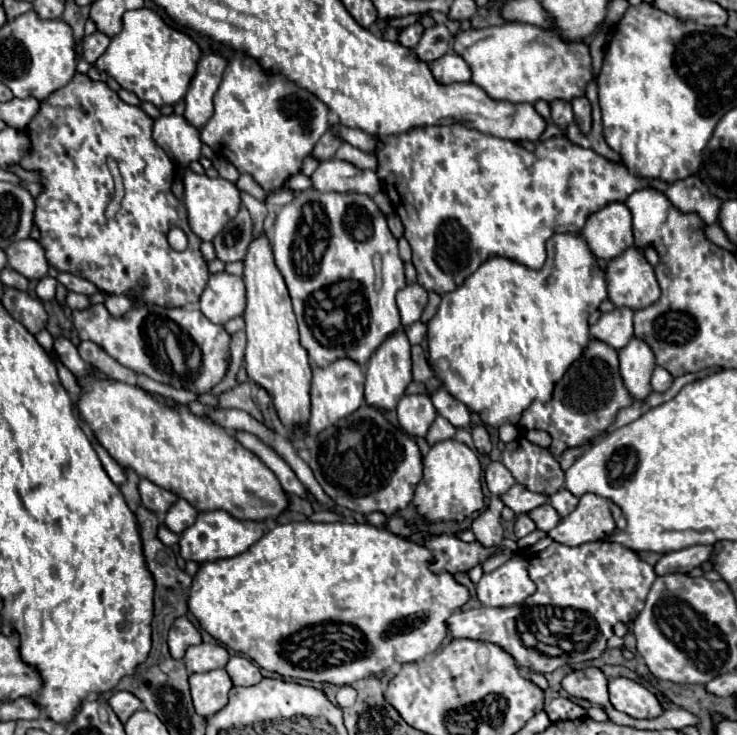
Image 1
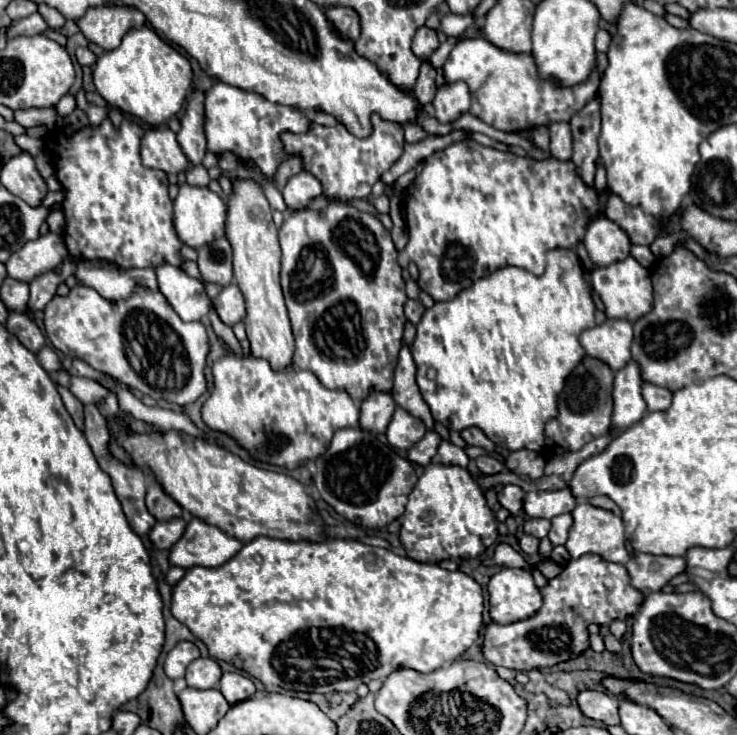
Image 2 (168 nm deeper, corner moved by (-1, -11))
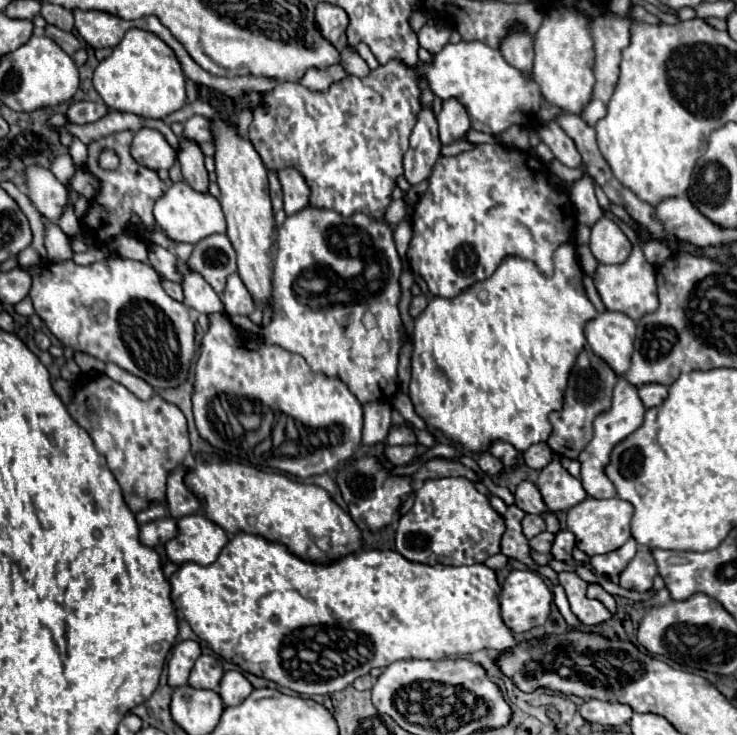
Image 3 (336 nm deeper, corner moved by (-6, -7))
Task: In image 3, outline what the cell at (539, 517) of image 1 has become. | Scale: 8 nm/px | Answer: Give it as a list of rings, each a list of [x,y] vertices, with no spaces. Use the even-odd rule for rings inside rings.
[[[525,515],[523,517],[523,535],[527,539],[535,537],[541,531],[545,531],[545,521],[541,515]]]

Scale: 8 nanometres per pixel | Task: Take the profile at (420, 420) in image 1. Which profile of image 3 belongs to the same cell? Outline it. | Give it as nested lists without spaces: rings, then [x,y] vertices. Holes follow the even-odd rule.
[[[399,423],[387,435],[387,443],[389,445],[411,445],[415,441],[417,441],[417,435],[415,435],[415,431],[407,423]]]

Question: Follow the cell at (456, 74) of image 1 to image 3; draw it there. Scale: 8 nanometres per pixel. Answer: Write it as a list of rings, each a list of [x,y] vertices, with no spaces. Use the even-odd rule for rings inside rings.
[[[447,99],[441,105],[441,111],[437,115],[437,123],[439,123],[439,137],[443,145],[449,145],[457,139],[461,139],[467,129],[469,129],[469,113],[463,107],[463,103],[459,103],[459,99]]]

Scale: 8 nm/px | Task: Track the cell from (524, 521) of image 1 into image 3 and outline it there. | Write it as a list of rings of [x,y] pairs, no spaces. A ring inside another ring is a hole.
[[[543,531],[543,533],[535,535],[535,537],[529,541],[529,547],[535,549],[535,551],[539,551],[539,553],[549,553],[549,551],[551,551],[551,543],[553,543],[553,539],[555,539],[553,533]]]

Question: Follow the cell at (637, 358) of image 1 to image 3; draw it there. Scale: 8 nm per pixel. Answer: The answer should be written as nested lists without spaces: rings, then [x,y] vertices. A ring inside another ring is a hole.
[[[625,375],[619,377],[617,385],[613,389],[613,405],[611,405],[611,409],[595,419],[595,435],[593,435],[589,445],[579,455],[579,461],[581,461],[581,483],[583,483],[583,489],[587,491],[589,497],[595,497],[595,499],[617,497],[613,483],[603,473],[603,467],[607,465],[609,453],[613,451],[613,447],[621,439],[631,435],[631,431],[635,431],[635,427],[639,427],[639,423],[643,423],[643,415],[645,415],[645,407],[643,407],[643,401],[639,399],[637,387],[627,383]]]

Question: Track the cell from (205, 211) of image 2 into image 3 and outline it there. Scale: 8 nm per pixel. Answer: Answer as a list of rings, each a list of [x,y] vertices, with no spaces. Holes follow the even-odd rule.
[[[187,181],[173,183],[165,191],[165,195],[155,203],[153,215],[155,215],[155,221],[161,227],[161,231],[177,243],[193,243],[195,245],[213,233],[225,233],[225,217],[221,213],[219,201],[209,191],[207,193],[195,191]]]

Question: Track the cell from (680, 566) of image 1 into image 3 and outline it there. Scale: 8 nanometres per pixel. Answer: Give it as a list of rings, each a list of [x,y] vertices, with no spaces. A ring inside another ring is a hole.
[[[641,547],[637,555],[629,561],[629,565],[623,569],[619,585],[625,589],[635,589],[635,591],[647,591],[653,587],[653,579],[657,575],[655,559],[651,555],[651,549]]]

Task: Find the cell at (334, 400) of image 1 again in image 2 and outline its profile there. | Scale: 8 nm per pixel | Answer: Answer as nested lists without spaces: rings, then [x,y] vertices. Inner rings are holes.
[[[226,355],[212,363],[212,389],[200,413],[208,429],[236,439],[252,459],[296,469],[304,461],[314,461],[322,455],[334,431],[344,427],[354,429],[360,409],[346,391],[322,387],[310,371],[294,369],[294,365],[274,371],[270,363],[260,357]]]

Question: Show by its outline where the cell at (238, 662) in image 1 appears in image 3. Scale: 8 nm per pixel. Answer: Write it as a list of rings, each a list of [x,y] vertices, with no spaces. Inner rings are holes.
[[[227,671],[221,679],[219,695],[225,705],[239,705],[253,691],[253,685],[239,671]]]

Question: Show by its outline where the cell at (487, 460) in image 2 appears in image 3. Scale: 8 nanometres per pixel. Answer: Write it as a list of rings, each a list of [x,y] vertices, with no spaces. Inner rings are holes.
[[[481,453],[477,463],[479,463],[481,471],[487,473],[487,475],[497,475],[503,469],[503,463],[499,459],[495,459],[491,453]]]

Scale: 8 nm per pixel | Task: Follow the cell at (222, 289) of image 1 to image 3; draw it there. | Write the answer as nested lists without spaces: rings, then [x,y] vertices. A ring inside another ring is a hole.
[[[237,273],[227,277],[227,287],[221,299],[229,315],[251,315],[255,311],[255,303]]]

